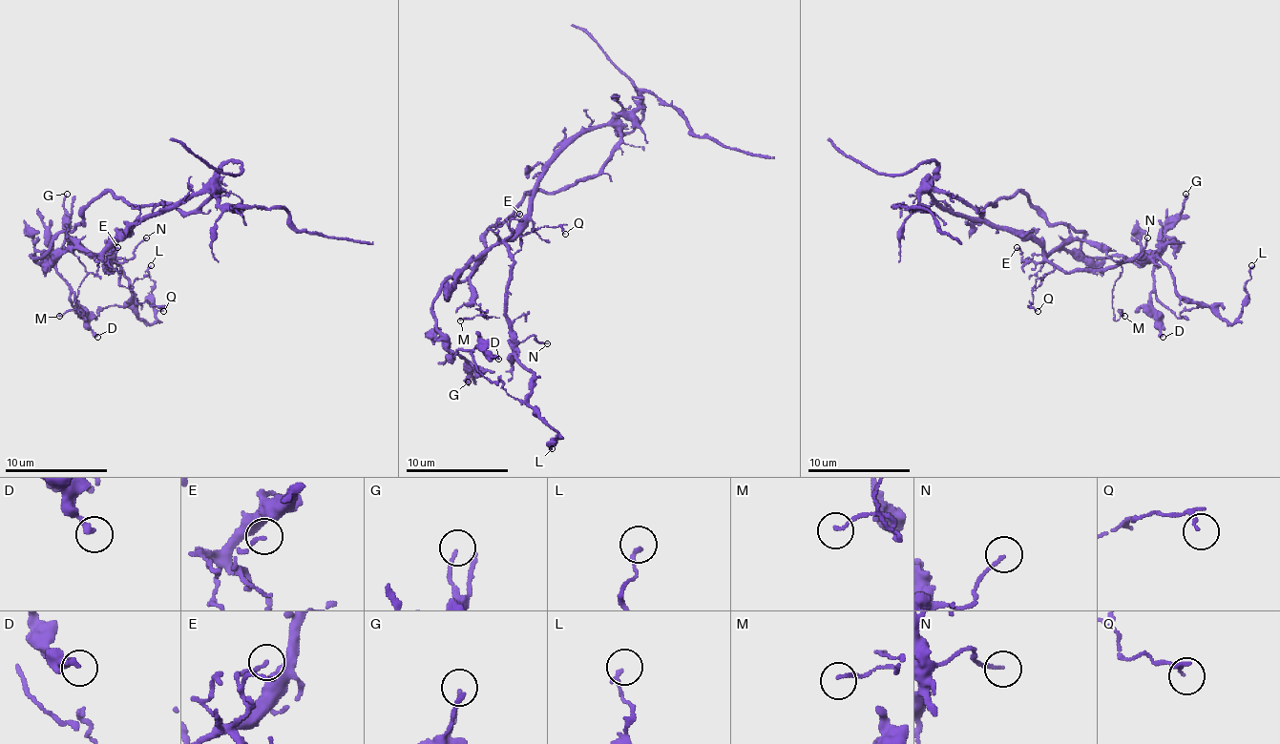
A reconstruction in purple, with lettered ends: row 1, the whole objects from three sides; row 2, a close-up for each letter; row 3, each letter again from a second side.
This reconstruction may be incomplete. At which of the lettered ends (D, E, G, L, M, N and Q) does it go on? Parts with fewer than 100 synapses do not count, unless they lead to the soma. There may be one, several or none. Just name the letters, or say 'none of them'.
none of them

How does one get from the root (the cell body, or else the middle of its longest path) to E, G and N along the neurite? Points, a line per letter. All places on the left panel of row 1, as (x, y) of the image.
E: (125, 232), (105, 253), (107, 262), (110, 262), (105, 258), (117, 247)
G: (125, 232), (99, 253), (67, 247), (49, 250), (41, 258), (31, 255), (38, 262), (59, 255), (67, 194)
N: (125, 232), (105, 253), (105, 262), (113, 270), (110, 273), (105, 268), (107, 262), (128, 260), (146, 237)

